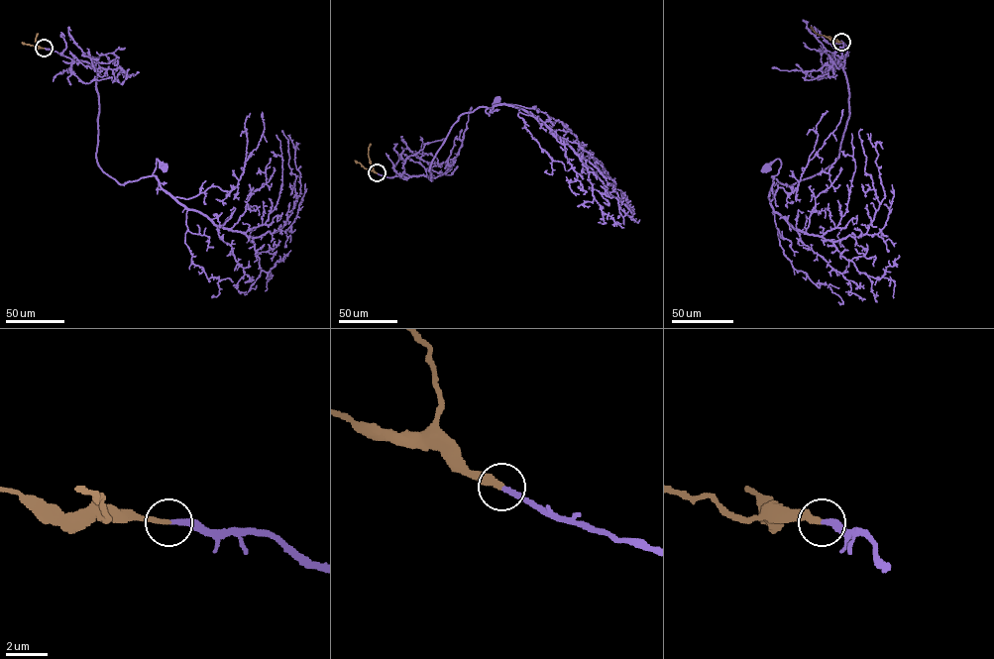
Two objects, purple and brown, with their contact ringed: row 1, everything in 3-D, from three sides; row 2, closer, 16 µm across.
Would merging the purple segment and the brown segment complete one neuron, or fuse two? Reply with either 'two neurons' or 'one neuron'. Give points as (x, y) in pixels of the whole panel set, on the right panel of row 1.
one neuron

